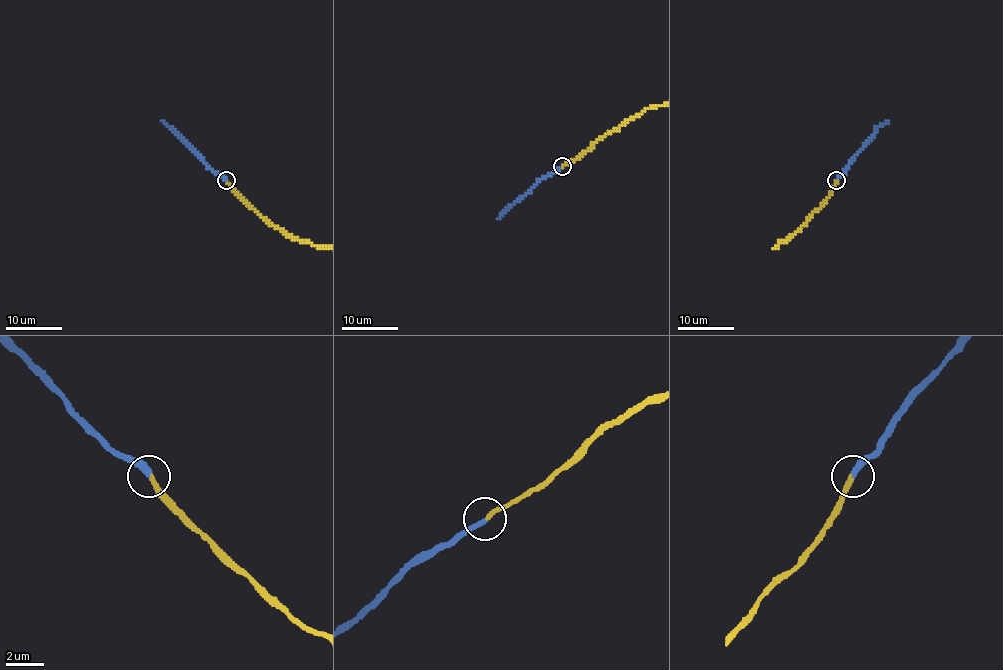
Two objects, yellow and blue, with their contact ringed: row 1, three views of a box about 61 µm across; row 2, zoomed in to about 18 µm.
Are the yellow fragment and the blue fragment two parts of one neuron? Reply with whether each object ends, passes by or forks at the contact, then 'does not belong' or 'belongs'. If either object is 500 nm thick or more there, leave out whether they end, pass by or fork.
yellow ends; blue ends; belongs

